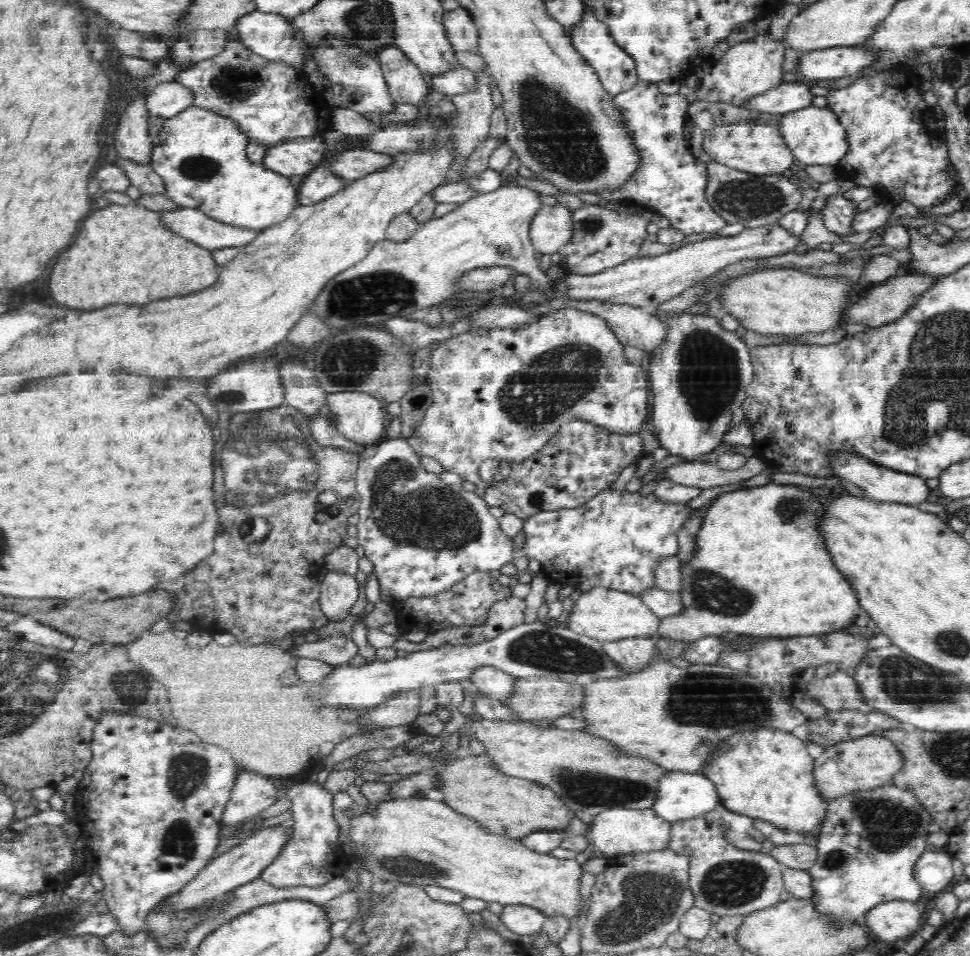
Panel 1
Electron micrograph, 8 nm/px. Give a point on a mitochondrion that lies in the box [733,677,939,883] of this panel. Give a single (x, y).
(888, 824)

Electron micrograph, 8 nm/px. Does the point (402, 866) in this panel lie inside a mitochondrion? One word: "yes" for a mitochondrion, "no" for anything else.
yes

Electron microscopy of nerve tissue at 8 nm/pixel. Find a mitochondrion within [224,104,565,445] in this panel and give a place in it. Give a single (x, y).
(363, 297)

